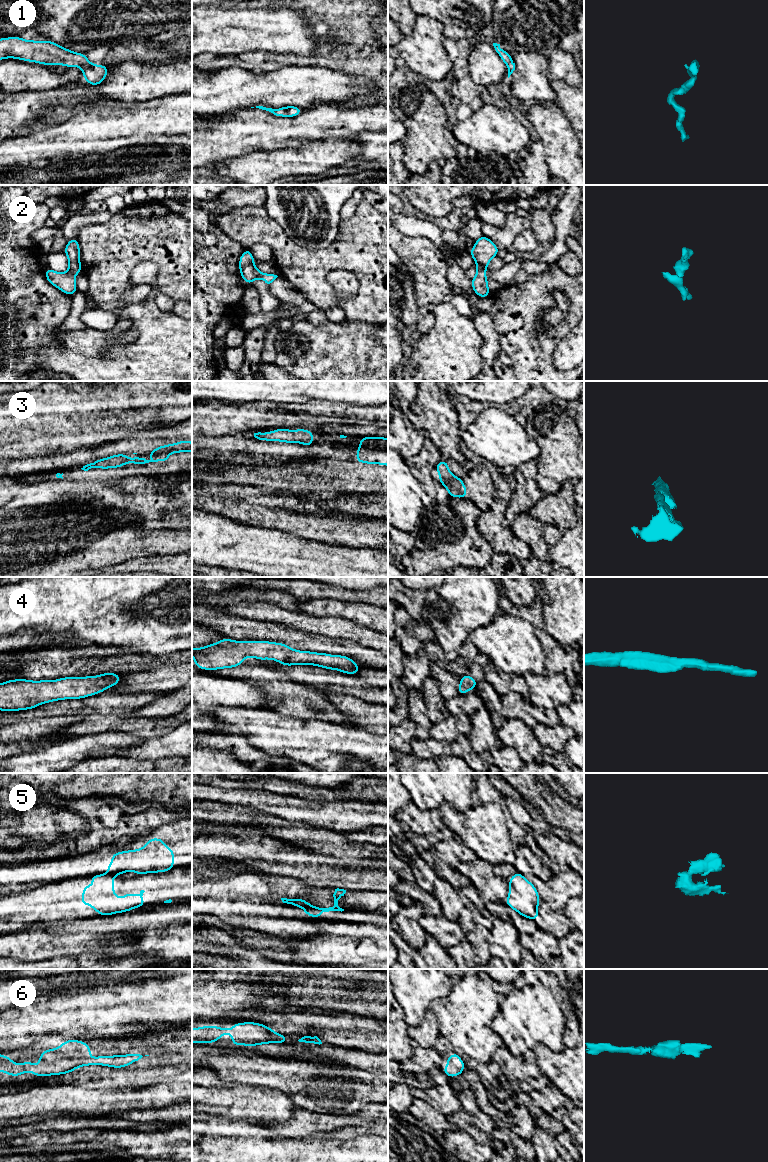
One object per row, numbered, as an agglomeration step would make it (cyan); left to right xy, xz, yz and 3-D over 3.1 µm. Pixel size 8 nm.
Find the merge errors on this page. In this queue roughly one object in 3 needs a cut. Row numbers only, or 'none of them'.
5

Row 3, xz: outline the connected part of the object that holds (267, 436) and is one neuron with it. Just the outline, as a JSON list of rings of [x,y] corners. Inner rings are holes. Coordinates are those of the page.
[[[279,428],[272,432],[254,433],[254,437],[263,441],[280,441],[285,443],[300,443],[311,447],[314,443],[312,435],[315,432],[312,430],[297,429],[287,430],[285,428]]]

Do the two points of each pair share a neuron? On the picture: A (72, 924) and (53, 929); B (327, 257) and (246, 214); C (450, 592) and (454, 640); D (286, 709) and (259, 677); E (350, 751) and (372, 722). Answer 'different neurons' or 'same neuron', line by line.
A: same neuron
B: same neuron
C: same neuron
D: same neuron
E: different neurons

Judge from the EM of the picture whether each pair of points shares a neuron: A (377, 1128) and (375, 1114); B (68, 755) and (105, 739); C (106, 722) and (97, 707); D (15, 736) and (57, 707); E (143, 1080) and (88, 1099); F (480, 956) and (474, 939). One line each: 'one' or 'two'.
A: two
B: one
C: two
D: two
E: two
F: one

